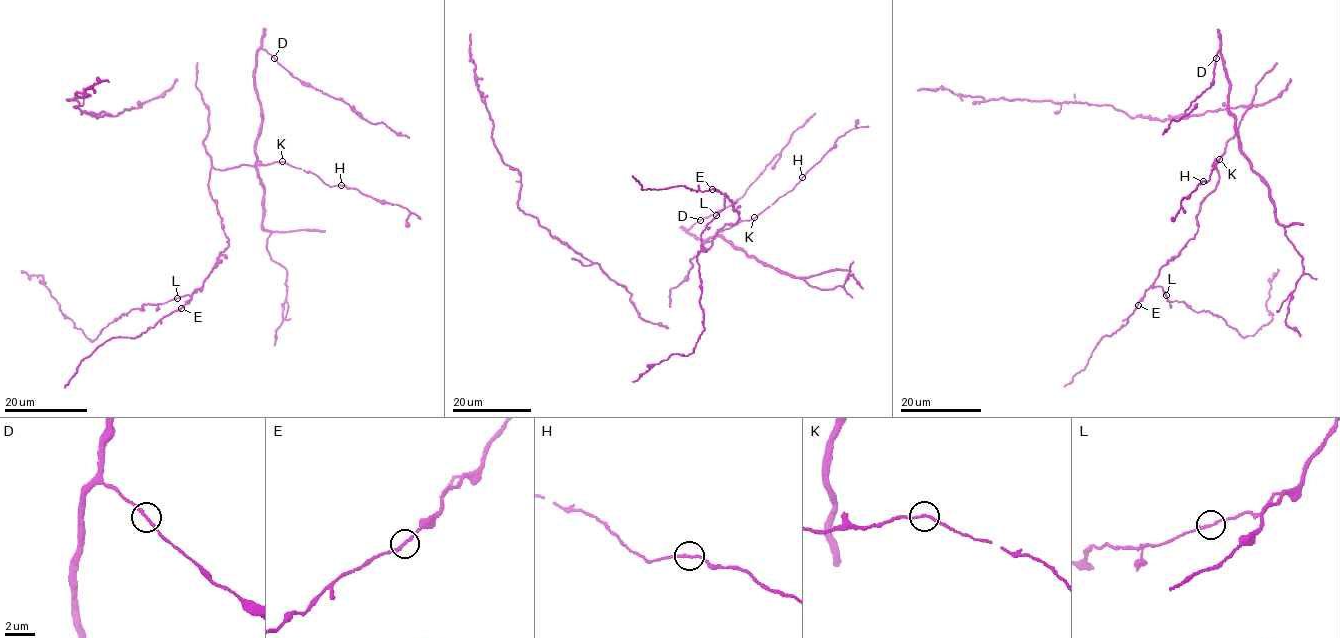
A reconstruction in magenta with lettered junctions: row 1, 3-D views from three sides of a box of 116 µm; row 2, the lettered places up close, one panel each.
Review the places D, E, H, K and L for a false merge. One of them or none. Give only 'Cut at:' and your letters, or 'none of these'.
Cut at: none of these

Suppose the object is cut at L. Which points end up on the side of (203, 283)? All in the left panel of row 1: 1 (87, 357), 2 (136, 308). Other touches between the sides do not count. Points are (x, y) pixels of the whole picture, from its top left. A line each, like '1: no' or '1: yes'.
1: yes
2: no

